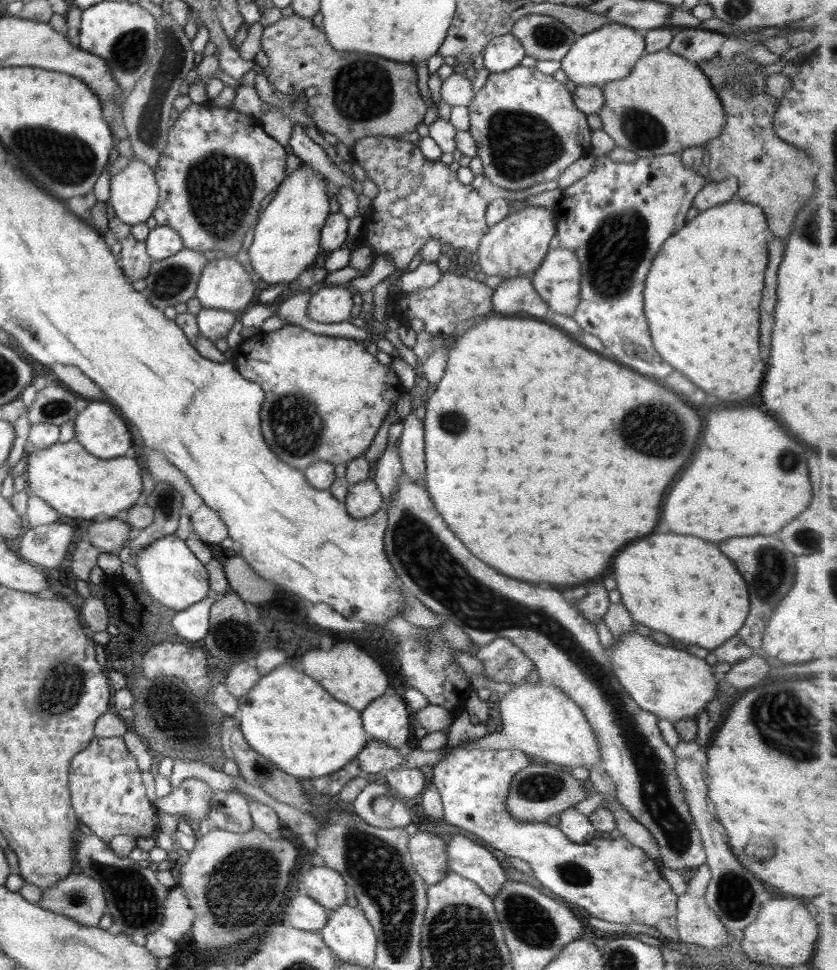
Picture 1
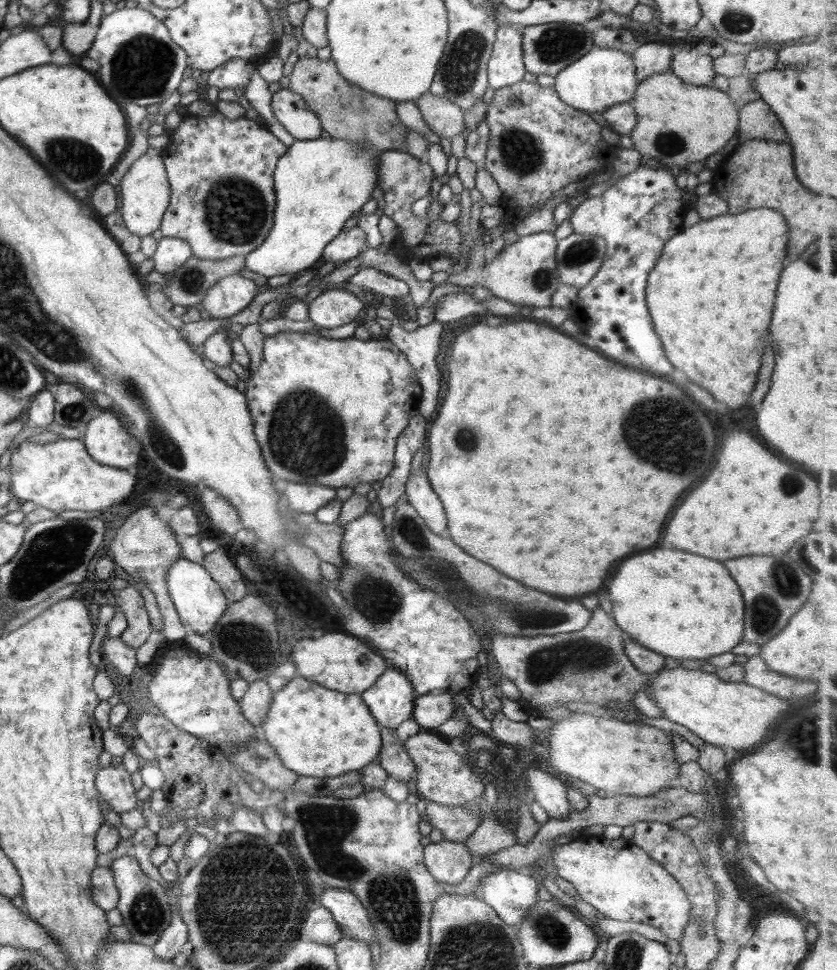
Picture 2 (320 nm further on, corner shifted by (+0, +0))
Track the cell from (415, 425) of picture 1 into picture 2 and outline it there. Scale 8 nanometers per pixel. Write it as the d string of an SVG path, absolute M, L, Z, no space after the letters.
M422 466L414 475L410 475L405 486L407 502L415 509L416 513L425 520L426 527L436 534L442 536L447 528L445 510L438 495L432 490L427 472Z

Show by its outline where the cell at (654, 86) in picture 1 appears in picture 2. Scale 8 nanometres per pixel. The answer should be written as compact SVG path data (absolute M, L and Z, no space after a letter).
M671 71L662 74L652 74L637 85L634 99L629 102L636 113L637 123L629 134L634 149L642 156L658 161L662 167L675 172L684 170L690 162L700 162L707 159L726 146L726 143L739 127L739 113L736 105L725 92L712 86L696 86L684 82Z

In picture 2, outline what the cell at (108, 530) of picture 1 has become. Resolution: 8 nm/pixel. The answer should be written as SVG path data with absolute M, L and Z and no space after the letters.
M151 507L136 510L117 530L114 540L112 540L112 553L109 558L132 576L134 582L140 583L142 581L150 587L162 615L164 626L162 632L165 638L167 640L184 640L188 627L181 622L169 597L168 588L166 588L166 573L181 556L180 546L168 526L166 514L167 512L156 513Z

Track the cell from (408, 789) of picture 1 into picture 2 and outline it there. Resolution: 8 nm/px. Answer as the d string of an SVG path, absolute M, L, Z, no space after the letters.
M381 727L382 746L377 761L389 776L414 785L418 774L405 746L398 741L395 730Z

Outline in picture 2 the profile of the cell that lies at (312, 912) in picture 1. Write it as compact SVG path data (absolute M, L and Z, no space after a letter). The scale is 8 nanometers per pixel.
M321 904L310 906L304 920L304 930L312 942L336 944L343 936L330 911Z

